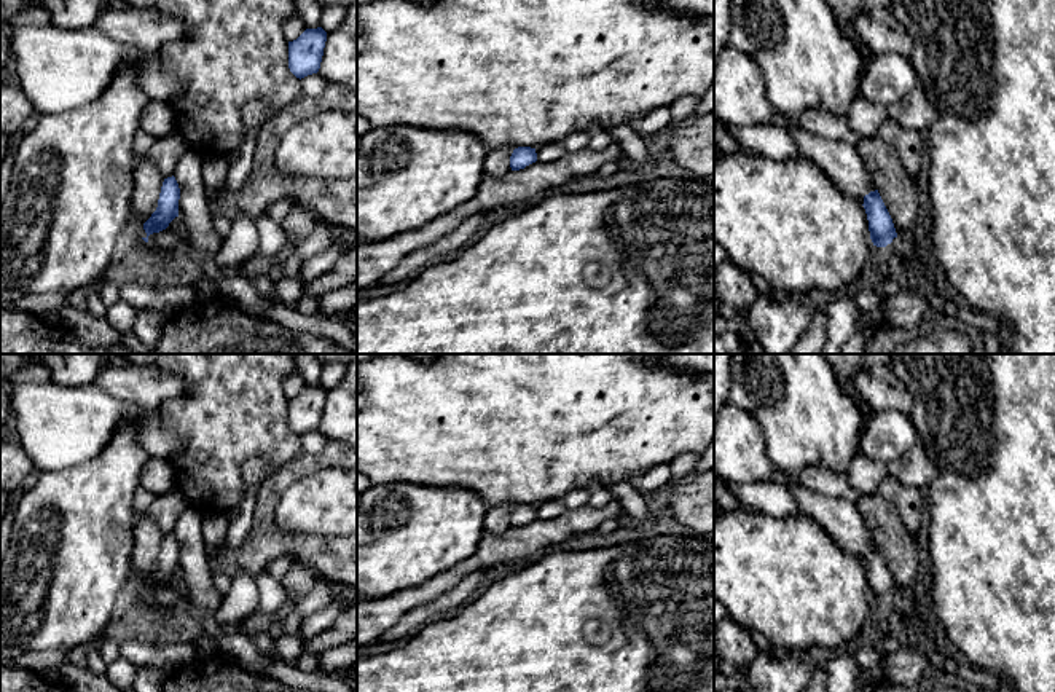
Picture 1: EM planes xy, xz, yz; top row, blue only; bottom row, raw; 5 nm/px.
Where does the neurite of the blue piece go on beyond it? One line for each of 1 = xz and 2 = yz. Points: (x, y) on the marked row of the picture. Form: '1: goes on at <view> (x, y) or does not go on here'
1: does not go on here
2: does not go on here

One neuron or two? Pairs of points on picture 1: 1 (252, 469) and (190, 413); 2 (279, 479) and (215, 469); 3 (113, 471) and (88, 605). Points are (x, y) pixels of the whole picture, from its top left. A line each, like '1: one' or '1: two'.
1: two
2: two
3: one

